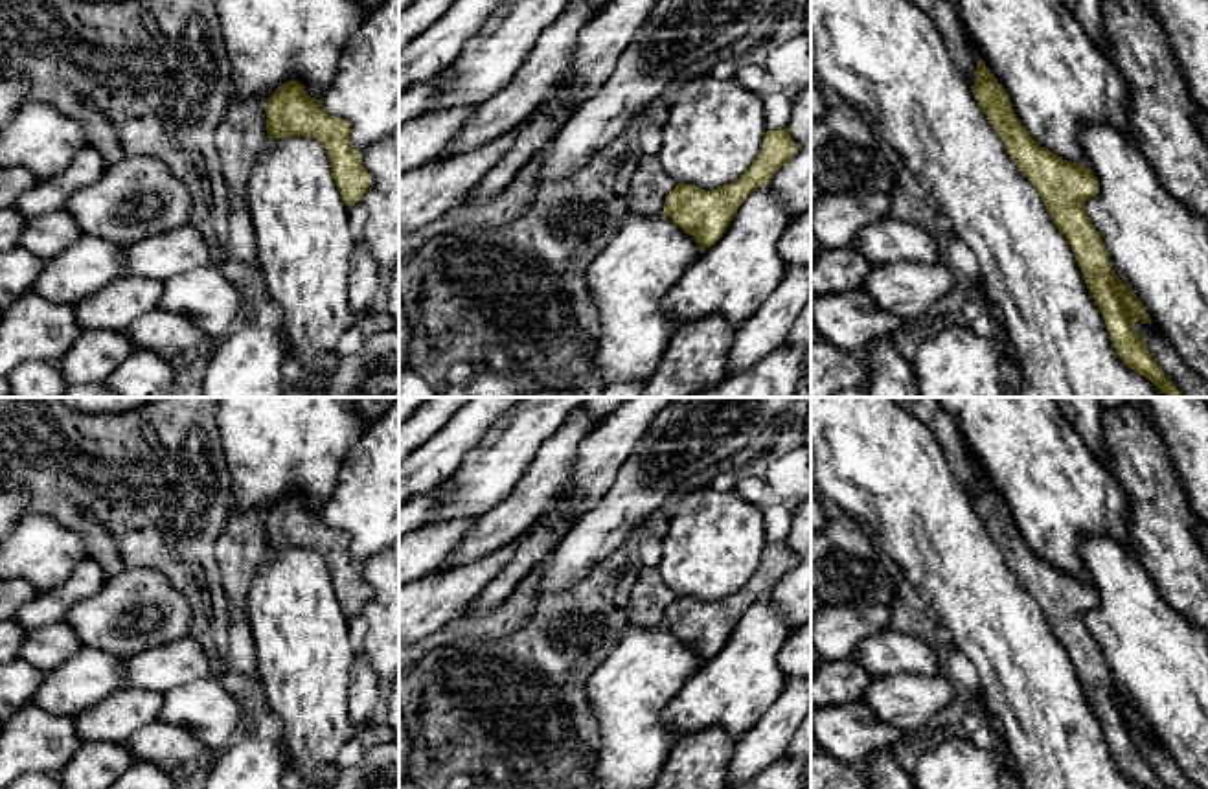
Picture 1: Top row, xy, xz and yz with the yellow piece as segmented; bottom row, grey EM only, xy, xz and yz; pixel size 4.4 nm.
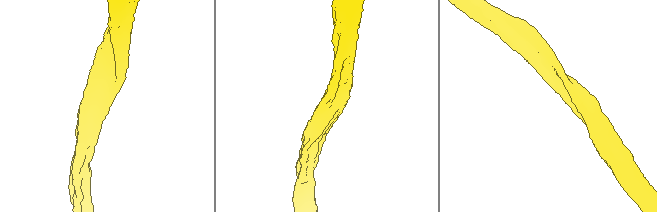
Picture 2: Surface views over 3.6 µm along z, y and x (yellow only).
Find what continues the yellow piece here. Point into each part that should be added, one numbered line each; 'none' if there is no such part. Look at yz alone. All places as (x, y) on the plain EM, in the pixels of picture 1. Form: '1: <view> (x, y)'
none

